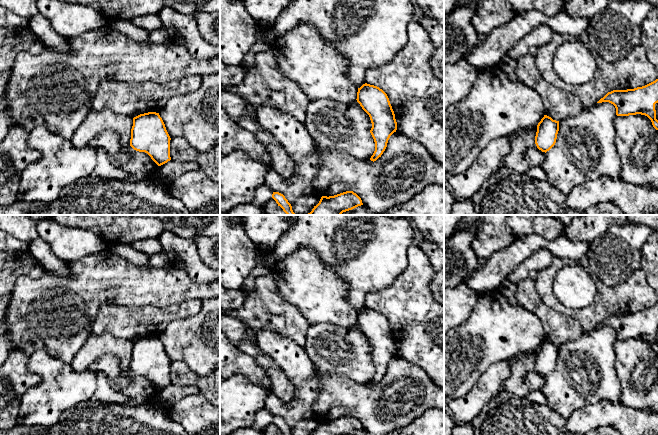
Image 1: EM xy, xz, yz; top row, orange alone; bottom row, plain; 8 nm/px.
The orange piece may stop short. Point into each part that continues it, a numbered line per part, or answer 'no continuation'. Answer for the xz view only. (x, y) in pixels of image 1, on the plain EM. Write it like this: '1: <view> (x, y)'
no continuation

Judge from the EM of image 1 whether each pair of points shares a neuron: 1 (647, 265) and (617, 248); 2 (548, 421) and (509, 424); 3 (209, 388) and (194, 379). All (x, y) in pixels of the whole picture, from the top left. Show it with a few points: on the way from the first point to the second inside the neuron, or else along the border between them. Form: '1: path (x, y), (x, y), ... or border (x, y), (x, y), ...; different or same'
1: border (647, 239), (641, 251), (639, 267); different
2: path (538, 424), (519, 424); same
3: path (205, 384), (198, 381); same

